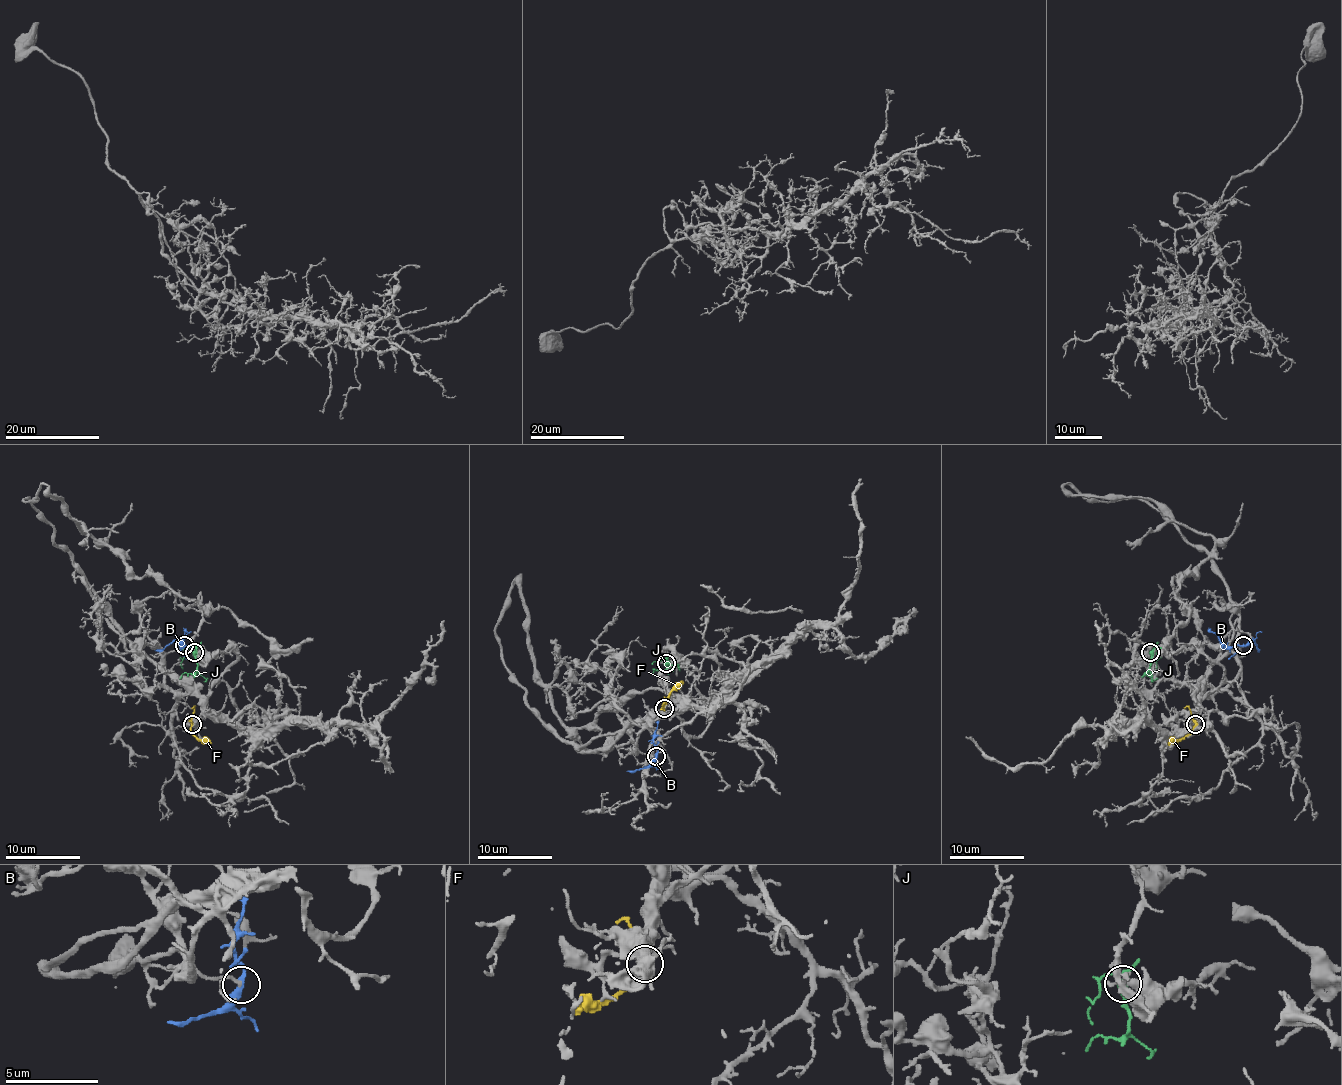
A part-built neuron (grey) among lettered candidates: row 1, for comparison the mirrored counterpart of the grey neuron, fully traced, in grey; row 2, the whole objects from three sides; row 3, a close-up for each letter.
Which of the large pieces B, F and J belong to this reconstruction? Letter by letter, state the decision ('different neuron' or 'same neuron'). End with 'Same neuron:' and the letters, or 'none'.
B: same neuron
F: different neuron
J: different neuron
Same neuron: B

